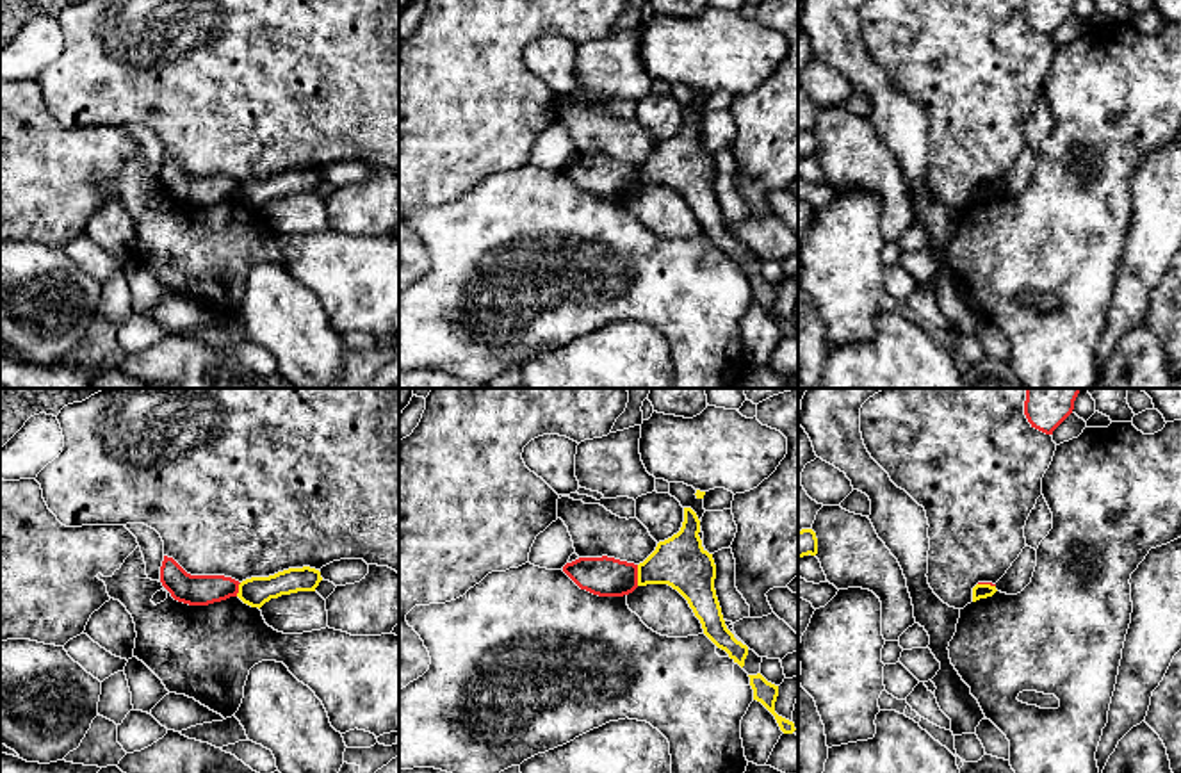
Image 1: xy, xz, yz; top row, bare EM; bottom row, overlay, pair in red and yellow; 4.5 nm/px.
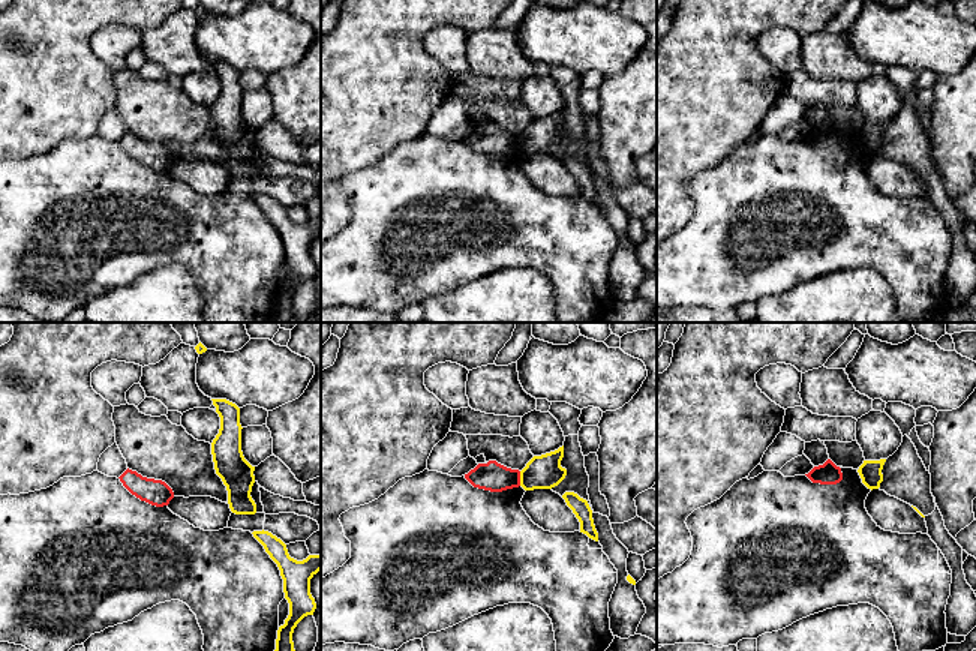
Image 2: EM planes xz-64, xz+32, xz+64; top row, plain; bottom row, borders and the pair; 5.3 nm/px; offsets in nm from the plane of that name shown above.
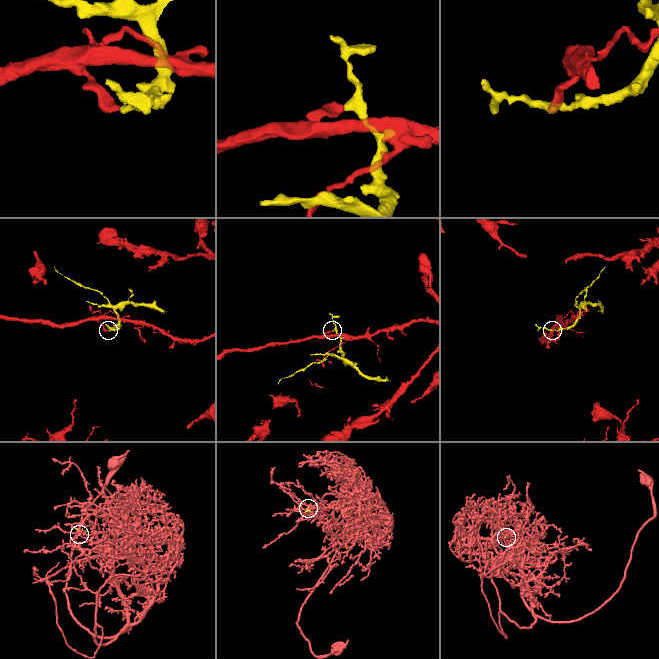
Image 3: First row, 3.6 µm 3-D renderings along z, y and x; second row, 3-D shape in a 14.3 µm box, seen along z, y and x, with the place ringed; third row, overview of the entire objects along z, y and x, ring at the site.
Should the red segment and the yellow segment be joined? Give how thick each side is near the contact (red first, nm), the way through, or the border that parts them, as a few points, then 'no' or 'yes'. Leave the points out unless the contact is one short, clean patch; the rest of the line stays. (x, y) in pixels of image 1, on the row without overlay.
calibres 180 and 240 nm; border xz (636, 166), (638, 186); no

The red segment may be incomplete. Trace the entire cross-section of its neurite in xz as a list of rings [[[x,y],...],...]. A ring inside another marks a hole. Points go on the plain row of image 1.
[[[579,159],[563,173],[581,189],[599,198],[623,198],[638,189],[638,166],[615,159]]]

